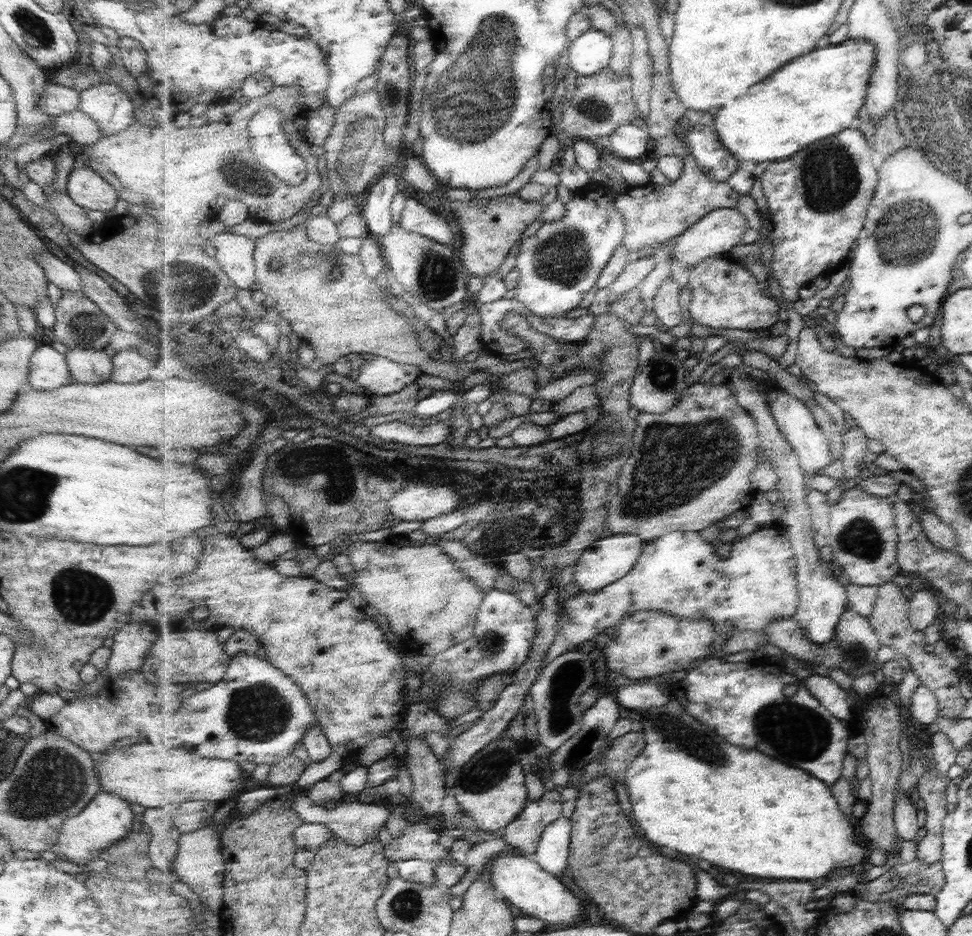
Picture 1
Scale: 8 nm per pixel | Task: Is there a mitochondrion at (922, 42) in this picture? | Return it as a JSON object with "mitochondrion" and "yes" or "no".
{"mitochondrion":"no"}

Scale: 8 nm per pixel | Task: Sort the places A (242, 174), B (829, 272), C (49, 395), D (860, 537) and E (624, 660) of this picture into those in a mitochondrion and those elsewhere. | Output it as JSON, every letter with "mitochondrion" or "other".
{"A":"mitochondrion","B":"other","C":"other","D":"mitochondrion","E":"other"}

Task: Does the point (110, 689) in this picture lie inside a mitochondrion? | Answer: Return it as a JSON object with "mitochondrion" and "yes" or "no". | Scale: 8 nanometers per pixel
{"mitochondrion":"no"}

